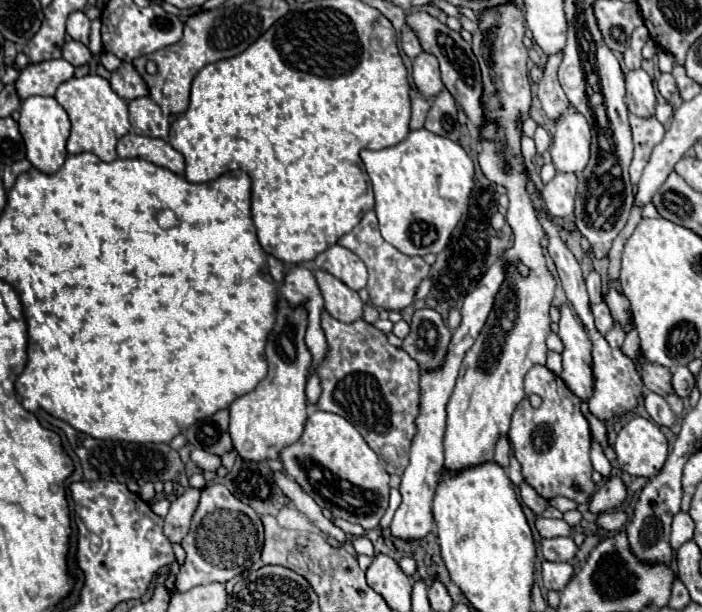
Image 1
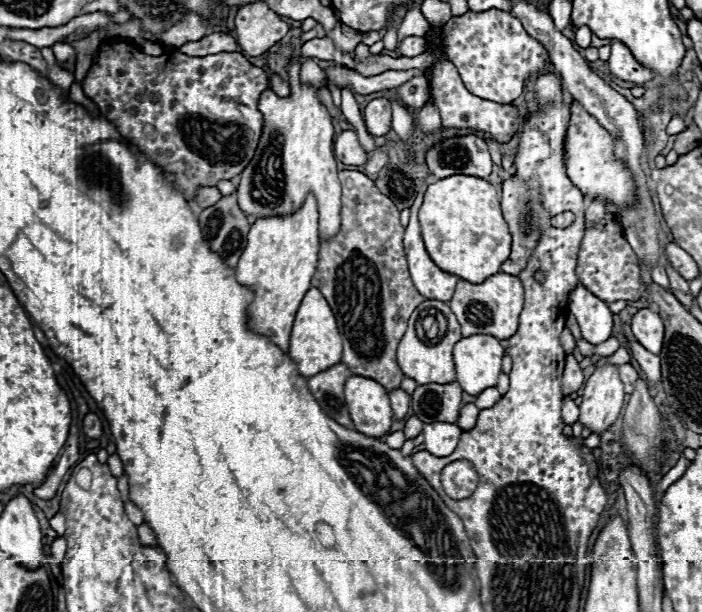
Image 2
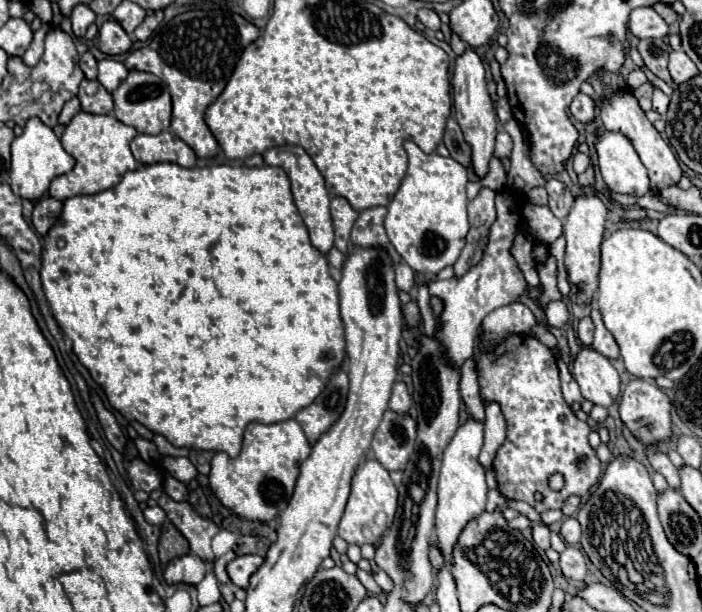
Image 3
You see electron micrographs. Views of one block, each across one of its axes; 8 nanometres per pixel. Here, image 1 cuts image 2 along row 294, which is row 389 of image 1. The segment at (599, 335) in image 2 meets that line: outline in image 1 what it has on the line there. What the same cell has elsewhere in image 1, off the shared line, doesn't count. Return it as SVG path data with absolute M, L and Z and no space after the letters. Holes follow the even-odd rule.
M568 306L560 310L558 336L564 342L564 370L560 378L580 400L588 402L588 396L592 396L592 368L588 368L588 364L592 364L592 356L588 356L588 352L592 352L592 342Z

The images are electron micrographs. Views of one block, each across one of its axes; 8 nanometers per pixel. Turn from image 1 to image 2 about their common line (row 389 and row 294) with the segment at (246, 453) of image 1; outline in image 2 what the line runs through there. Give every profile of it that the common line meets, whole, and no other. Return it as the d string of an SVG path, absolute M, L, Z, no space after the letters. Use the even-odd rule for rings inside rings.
M308 194L304 204L288 216L258 218L250 226L248 244L236 266L238 282L254 288L254 302L248 308L250 328L258 334L268 336L284 352L288 350L296 310L304 294L310 290L310 280L318 266L318 252L320 252L318 206L316 198Z

